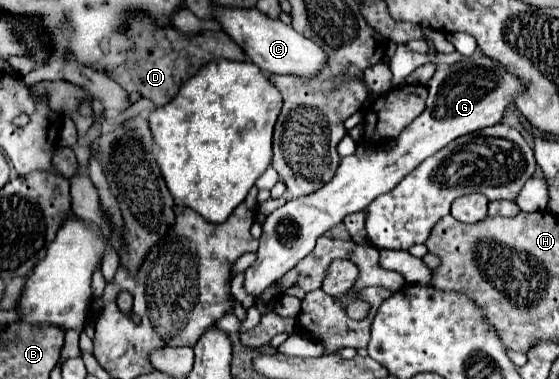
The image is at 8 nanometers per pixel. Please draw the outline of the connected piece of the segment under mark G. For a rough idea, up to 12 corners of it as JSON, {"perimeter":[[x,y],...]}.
{"perimeter":[[496,60],[440,64],[392,150],[360,142],[274,210],[244,288],[260,296],[316,240],[524,90]]}

